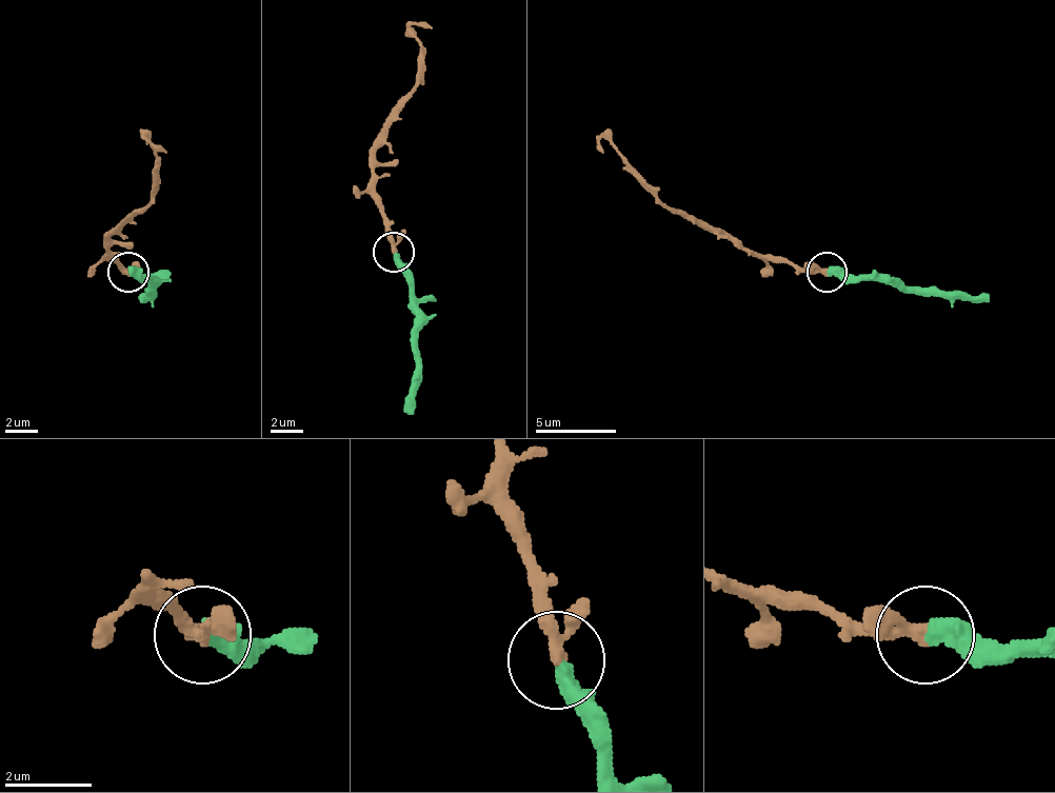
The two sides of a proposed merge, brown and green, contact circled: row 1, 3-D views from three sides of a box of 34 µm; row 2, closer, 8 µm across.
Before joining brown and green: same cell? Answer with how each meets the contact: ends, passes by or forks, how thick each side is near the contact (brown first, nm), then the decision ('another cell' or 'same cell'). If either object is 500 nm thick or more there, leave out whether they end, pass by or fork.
brown passes by; green ends there; 240 nm thick on the brown side, 440 nm on the other; same cell

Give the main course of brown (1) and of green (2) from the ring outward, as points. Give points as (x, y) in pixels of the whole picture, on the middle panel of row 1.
1: (393, 253), (393, 224), (380, 209), (376, 147), (393, 112), (417, 87), (420, 39), (413, 26), (433, 26)
2: (393, 253), (409, 281), (417, 350), (409, 414)

